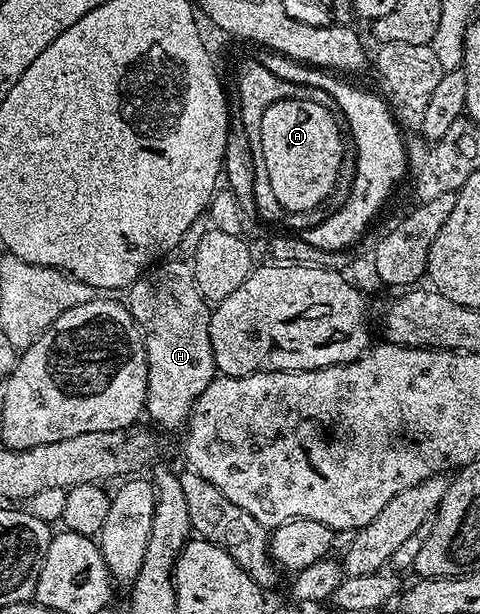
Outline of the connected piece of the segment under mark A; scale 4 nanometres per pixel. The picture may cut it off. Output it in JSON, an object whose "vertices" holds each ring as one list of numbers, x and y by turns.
{"vertices":[[276,101,276,105,268,105,268,109,264,109,260,141,268,181,280,200,283,212,321,208,341,167,342,138,332,113,313,101]]}

